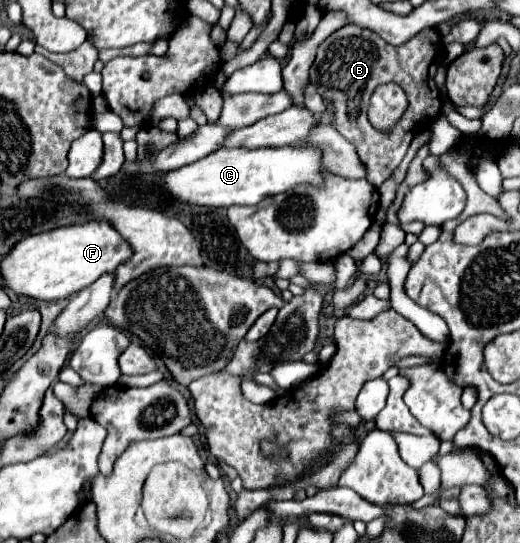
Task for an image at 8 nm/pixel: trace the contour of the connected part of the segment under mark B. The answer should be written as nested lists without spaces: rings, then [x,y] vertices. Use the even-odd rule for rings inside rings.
[[[343,26],[319,44],[309,80],[317,88],[321,98],[333,106],[335,128],[357,148],[363,166],[367,166],[367,180],[373,186],[379,188],[393,174],[393,170],[401,164],[415,134],[429,128],[439,116],[441,98],[433,78],[441,60],[443,42],[439,30],[433,28],[421,30],[401,46],[391,46],[371,30],[359,26]],[[387,82],[395,82],[405,90],[409,106],[391,132],[381,132],[369,122],[367,110],[369,98],[375,88]]]

